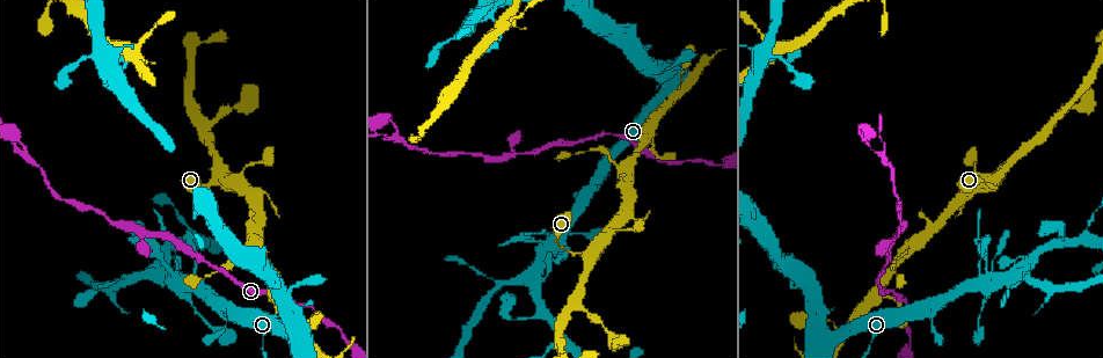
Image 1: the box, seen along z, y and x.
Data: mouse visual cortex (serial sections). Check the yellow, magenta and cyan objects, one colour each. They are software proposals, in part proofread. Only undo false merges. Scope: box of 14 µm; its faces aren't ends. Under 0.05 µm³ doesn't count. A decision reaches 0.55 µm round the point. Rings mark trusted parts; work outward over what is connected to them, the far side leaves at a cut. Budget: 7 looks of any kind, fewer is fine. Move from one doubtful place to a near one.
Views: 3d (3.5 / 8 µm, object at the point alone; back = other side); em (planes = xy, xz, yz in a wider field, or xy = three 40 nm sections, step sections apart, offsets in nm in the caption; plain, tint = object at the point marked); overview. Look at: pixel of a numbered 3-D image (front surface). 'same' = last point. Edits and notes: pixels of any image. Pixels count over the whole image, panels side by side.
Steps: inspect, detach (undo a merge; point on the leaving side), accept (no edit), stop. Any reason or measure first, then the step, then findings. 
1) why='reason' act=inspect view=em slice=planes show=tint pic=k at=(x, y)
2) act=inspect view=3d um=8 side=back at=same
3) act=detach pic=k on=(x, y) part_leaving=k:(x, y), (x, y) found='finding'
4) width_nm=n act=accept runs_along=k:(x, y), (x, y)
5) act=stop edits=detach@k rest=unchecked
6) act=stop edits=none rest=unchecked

why='side arm on a straight run' act=inspect view=em slice=xy step=1 show=tint pic=1 at=(514, 154)

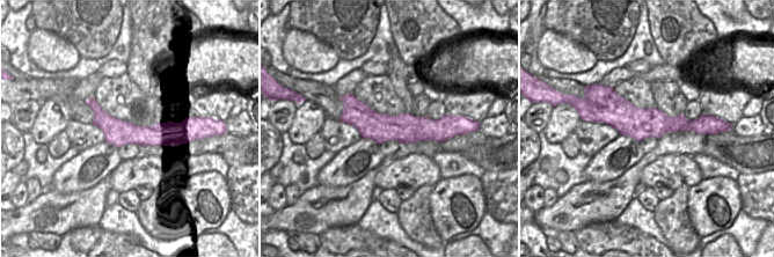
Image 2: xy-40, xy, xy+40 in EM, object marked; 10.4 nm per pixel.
act=inspect view=3d um=3.5 at=same

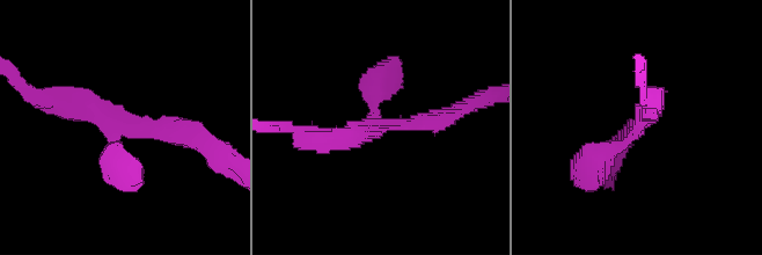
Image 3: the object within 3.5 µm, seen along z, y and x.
arm_widths_nm=200,300,300 act=accept runs_along=2:(600, 117), (699, 122) found='continuous, no second cell'

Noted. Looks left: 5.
why='three-way junction' act=inspect view=3d um=3.5 pic=1 at=(626, 167)

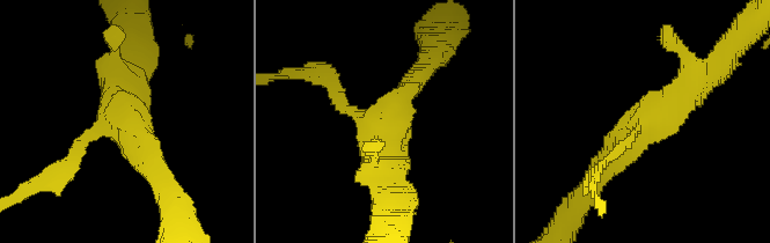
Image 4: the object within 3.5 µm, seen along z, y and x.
arms=3 arm_widths_nm=150,300,450 why='need the tissue' act=inspect view=em slice=xy step=3 show=tint pic=4 at=(640, 132)

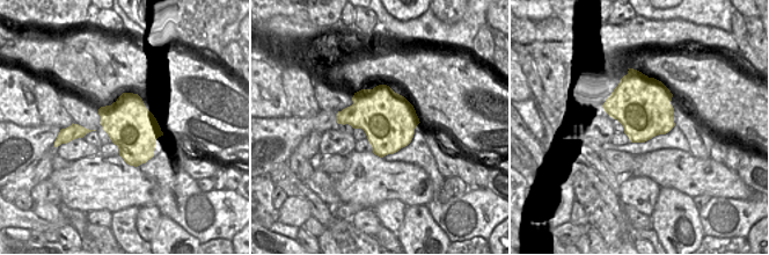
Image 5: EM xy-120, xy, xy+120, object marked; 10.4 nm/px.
width_nm=550 act=accept runs_along=4:(696, 81), (625, 141), (593, 184) found='continuous, no second cell'

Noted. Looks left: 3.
why='thin arm on a thick one' act=inspect view=3d um=8 side=back pic=1 at=(980, 277)

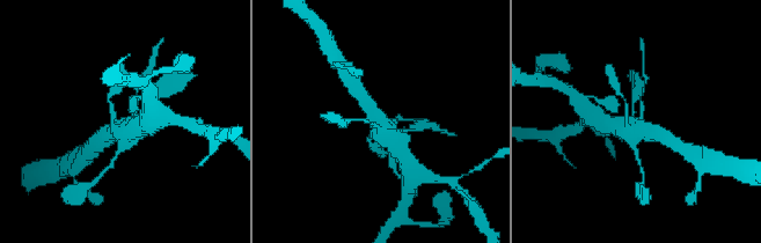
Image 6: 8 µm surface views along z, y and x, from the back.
why='zoom in' act=inspect view=3d um=3.5 pic=6 at=(126, 123)

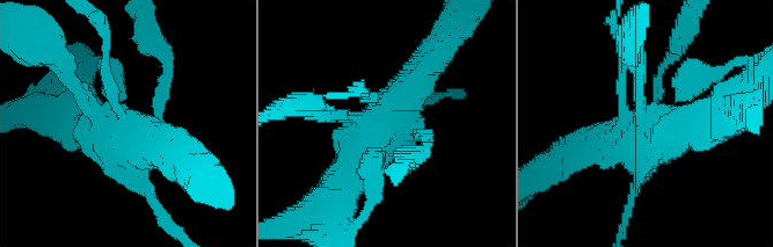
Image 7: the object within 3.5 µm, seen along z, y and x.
act=inspect view=em slice=xy step=3 show=tint pic=7 at=(629, 114)

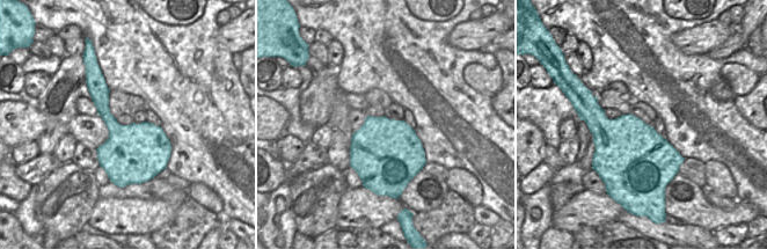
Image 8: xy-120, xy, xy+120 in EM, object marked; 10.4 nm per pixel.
act=accept runs_along=7:(423, 72), (370, 133), (338, 193) found='one cell here'

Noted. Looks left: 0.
act=stop edits=none rest=unchecked

